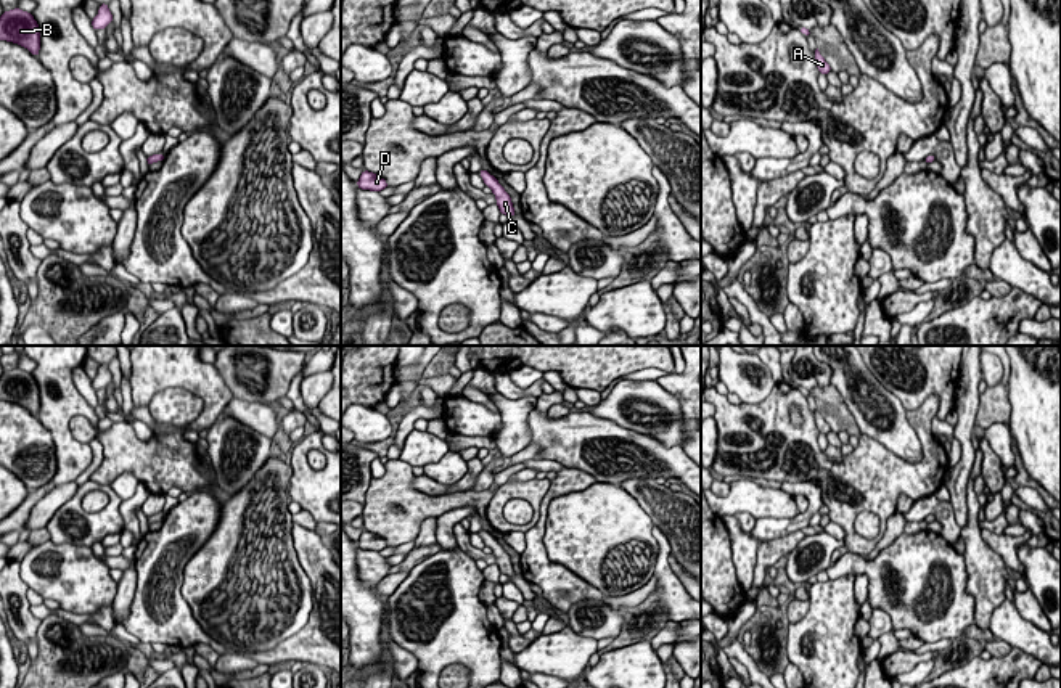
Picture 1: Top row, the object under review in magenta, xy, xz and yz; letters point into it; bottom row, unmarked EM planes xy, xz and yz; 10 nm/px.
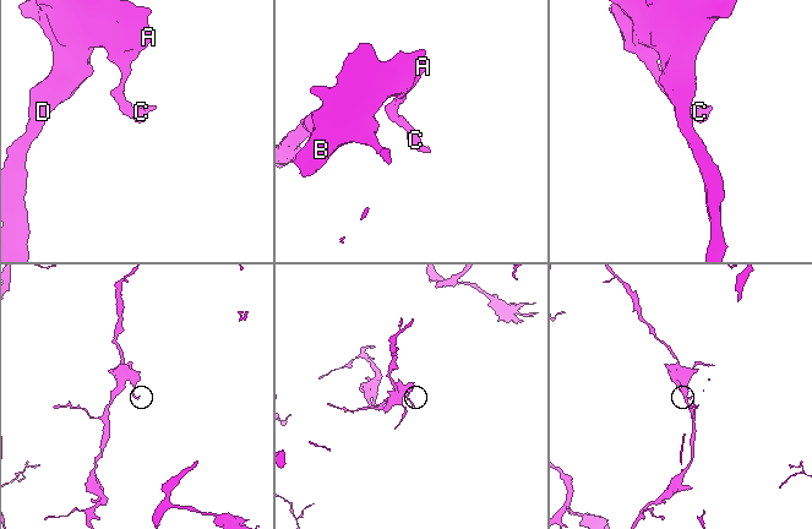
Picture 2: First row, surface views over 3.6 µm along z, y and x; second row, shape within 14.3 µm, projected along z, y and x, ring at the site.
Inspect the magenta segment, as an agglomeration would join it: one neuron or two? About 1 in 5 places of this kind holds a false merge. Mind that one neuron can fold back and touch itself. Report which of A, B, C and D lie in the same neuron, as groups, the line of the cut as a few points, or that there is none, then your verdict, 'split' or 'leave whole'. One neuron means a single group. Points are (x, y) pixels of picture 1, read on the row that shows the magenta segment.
groups A B C D; cut none; leave whole

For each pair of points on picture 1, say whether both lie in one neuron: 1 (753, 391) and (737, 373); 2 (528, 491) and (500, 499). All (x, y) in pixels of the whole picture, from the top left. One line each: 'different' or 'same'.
1: same
2: same

